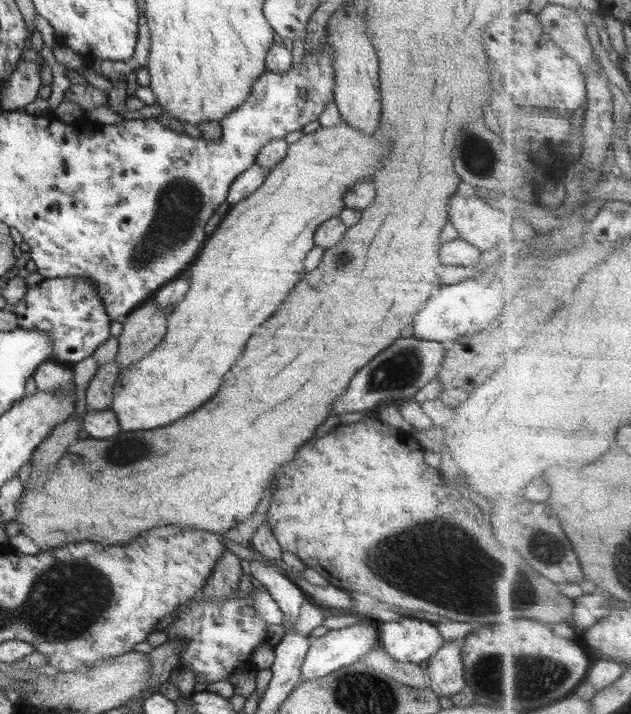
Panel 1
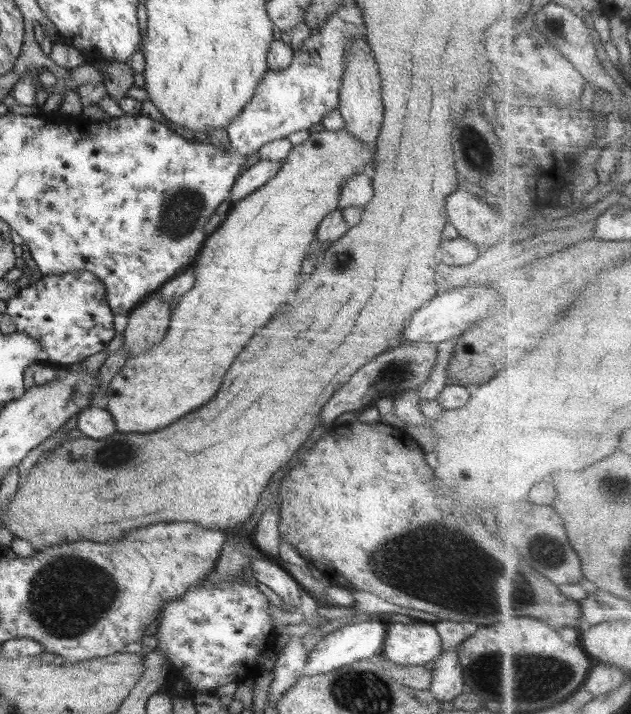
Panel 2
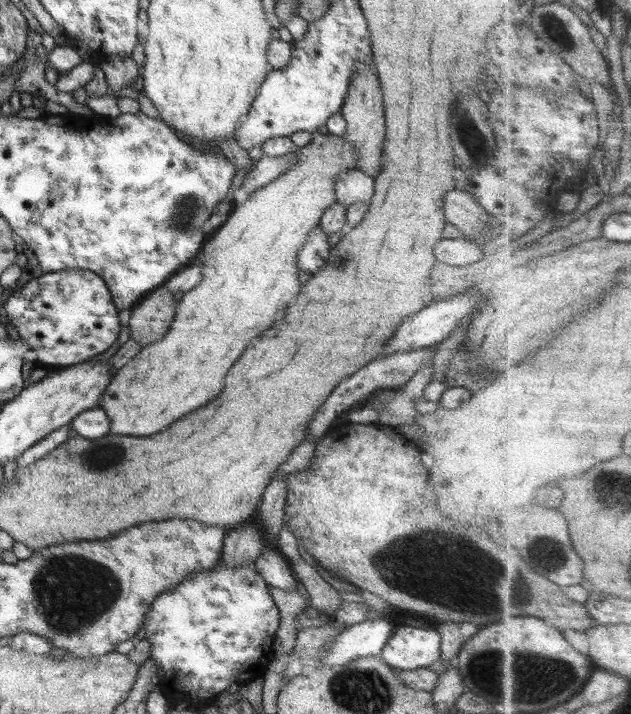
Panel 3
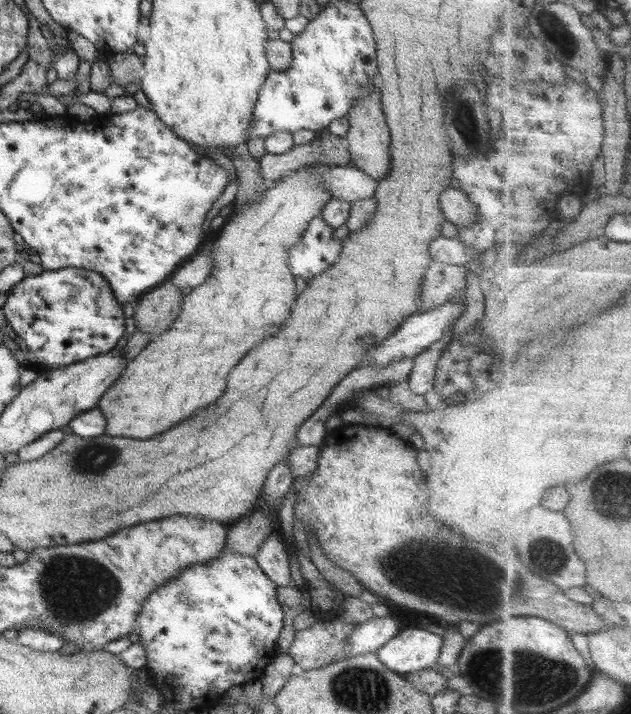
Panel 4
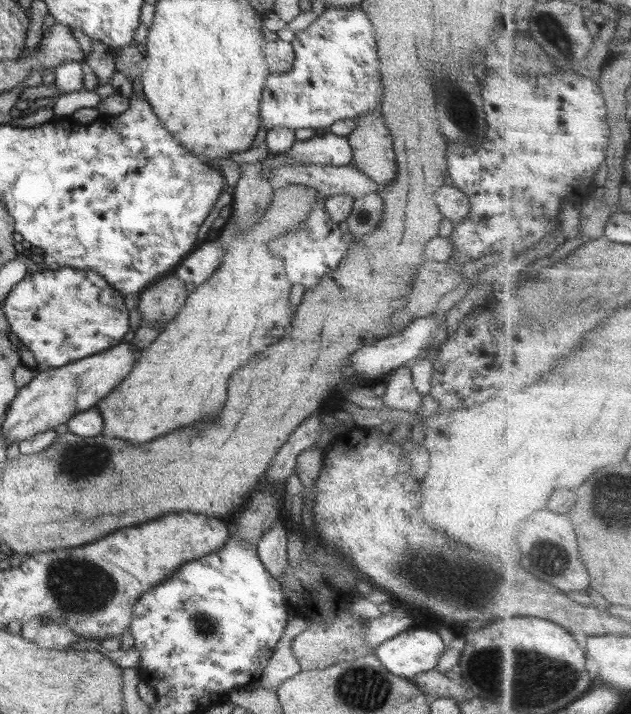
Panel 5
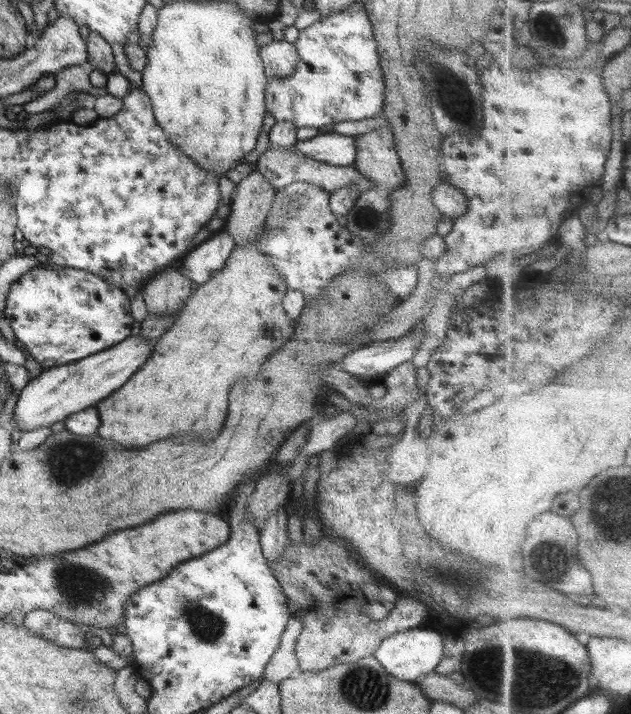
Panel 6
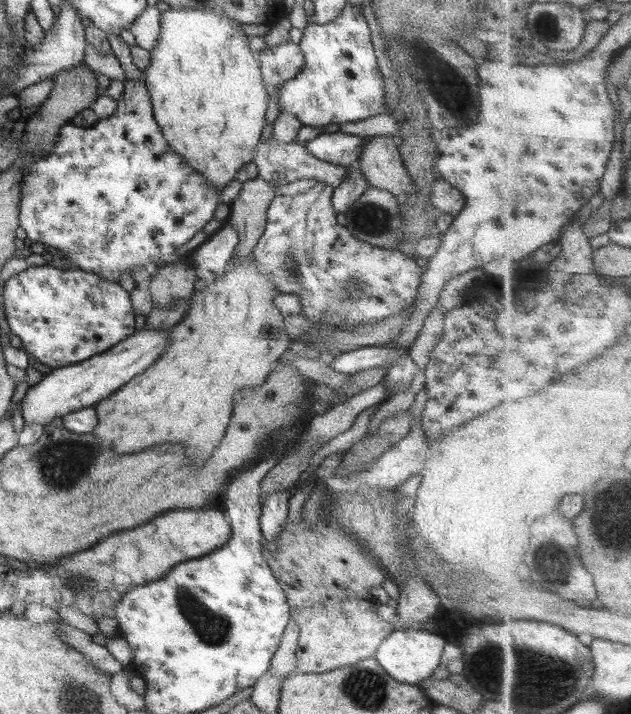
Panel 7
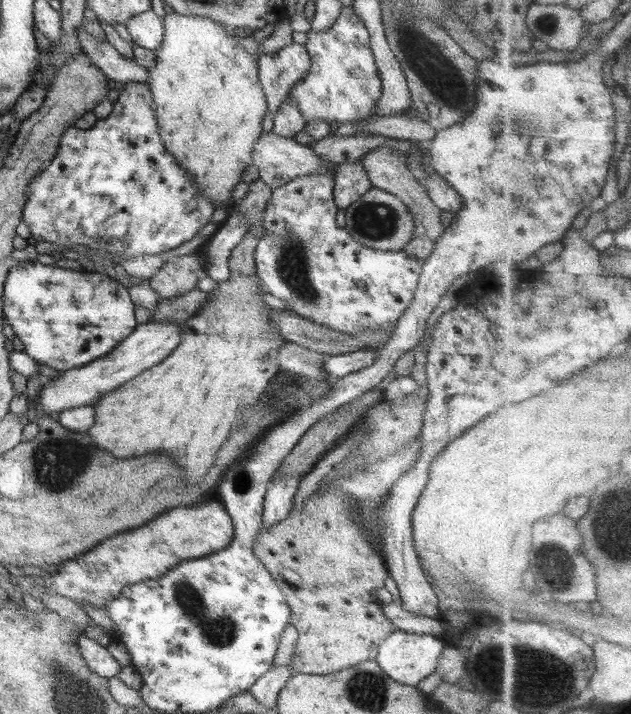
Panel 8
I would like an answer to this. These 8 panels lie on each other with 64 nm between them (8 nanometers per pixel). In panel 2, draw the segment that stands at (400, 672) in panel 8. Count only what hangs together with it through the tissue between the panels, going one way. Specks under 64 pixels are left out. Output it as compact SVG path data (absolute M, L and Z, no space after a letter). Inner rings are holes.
M415 620L414 624L386 623L382 654L393 663L424 665L434 661L442 652L434 624L421 620Z

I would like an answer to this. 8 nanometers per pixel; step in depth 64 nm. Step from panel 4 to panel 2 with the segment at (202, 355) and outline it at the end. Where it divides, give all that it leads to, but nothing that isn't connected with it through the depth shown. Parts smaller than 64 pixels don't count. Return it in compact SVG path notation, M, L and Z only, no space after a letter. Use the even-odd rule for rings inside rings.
M346 129L340 130L340 132L323 131L310 134L308 140L304 140L298 146L294 146L283 162L284 164L280 166L278 174L272 180L268 180L264 186L252 192L241 202L234 204L231 212L226 215L226 218L221 222L219 227L205 238L203 247L195 257L195 262L192 265L194 275L196 275L196 281L193 287L173 304L174 309L165 337L158 344L151 346L146 352L129 357L124 363L124 366L118 371L118 374L112 377L107 392L108 399L104 408L110 412L110 416L115 420L116 430L118 432L156 432L160 428L166 428L168 424L172 424L174 420L182 418L184 414L196 410L198 406L204 406L220 390L222 376L226 374L226 370L230 368L230 364L234 362L234 358L242 352L242 348L248 344L248 340L254 336L254 332L258 328L262 328L278 312L280 304L286 302L288 294L292 294L294 290L298 290L298 286L302 284L302 274L300 274L302 272L302 260L306 258L306 252L311 247L312 241L315 240L318 225L325 219L327 214L331 214L331 212L339 209L341 184L344 184L344 181L348 180L350 176L354 176L354 174L366 173L366 168L372 162L372 150L364 142L356 140L350 132L346 132Z

